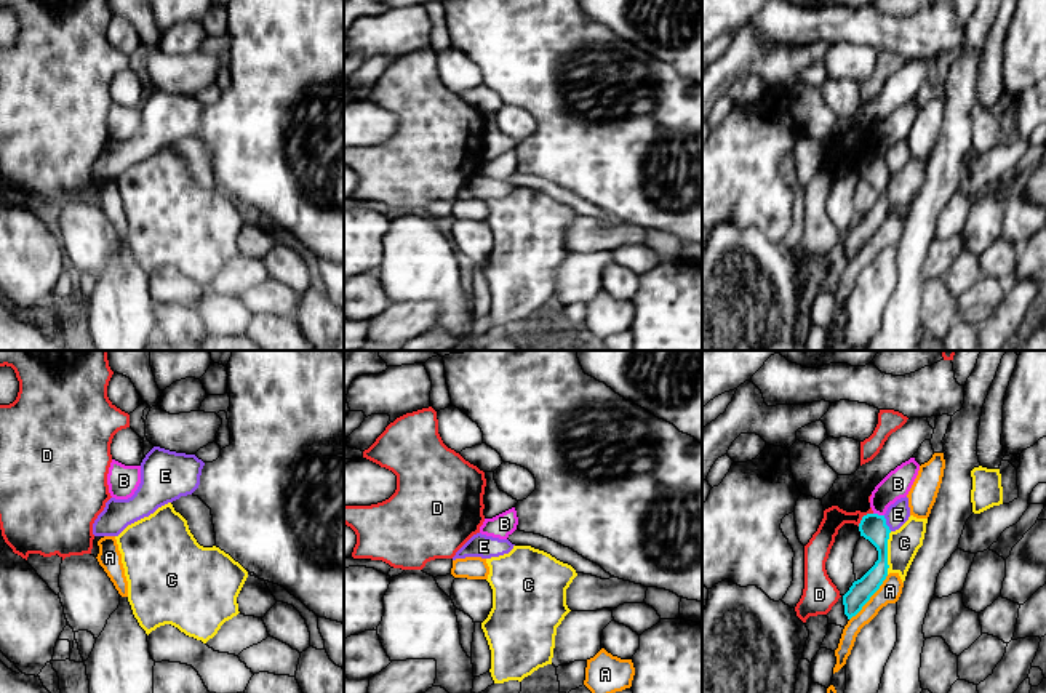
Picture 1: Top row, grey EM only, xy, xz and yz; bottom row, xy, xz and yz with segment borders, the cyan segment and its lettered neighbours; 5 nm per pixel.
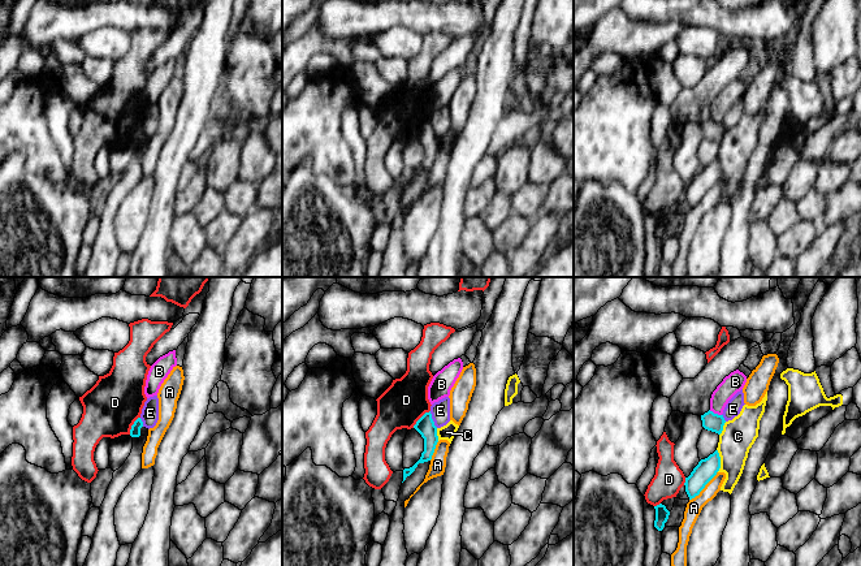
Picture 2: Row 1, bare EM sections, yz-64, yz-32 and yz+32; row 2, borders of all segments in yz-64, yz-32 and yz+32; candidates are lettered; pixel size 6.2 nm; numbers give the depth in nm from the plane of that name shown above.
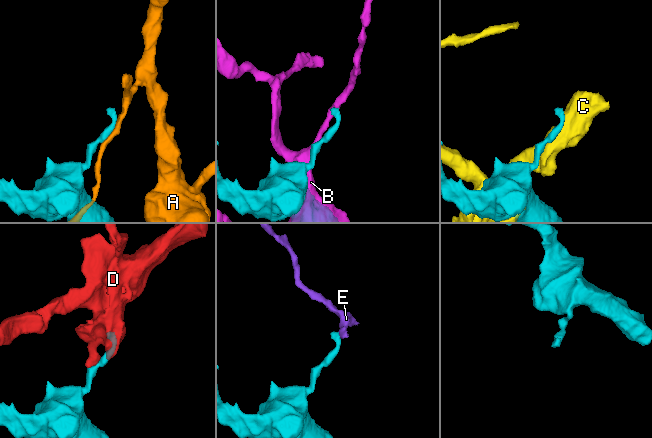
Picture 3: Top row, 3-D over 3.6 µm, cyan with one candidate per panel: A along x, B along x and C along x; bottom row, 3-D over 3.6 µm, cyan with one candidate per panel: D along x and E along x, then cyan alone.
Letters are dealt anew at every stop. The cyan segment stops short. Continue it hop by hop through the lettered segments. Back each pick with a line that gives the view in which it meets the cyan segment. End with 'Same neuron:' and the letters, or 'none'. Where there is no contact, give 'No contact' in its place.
Same neuron: none

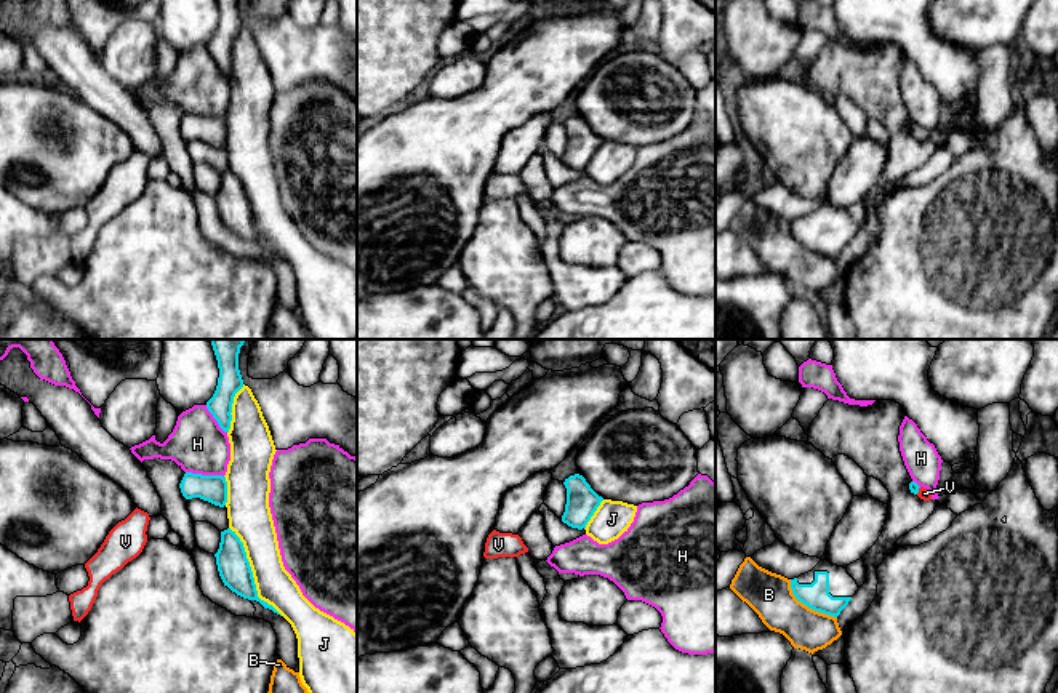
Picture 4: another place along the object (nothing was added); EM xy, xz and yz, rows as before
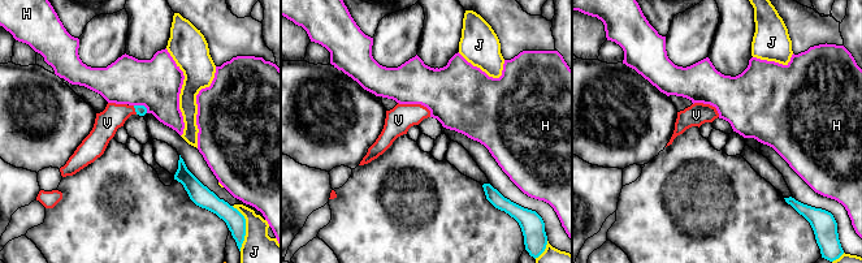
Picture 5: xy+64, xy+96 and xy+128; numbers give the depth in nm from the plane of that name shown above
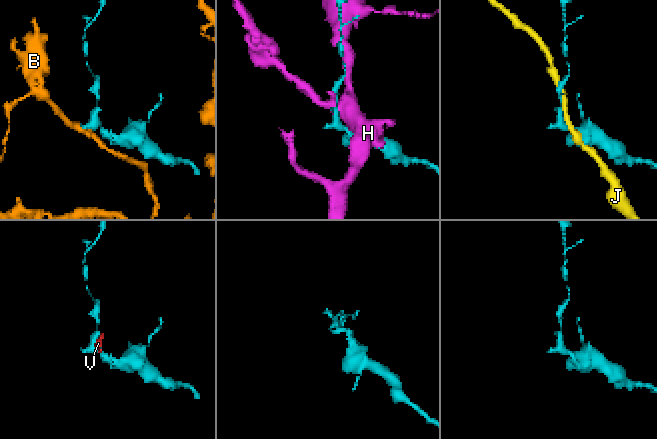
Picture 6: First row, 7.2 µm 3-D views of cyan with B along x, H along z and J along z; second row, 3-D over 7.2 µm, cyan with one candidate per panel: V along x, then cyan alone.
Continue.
V: Touches cyan in yz
Same neuron: V

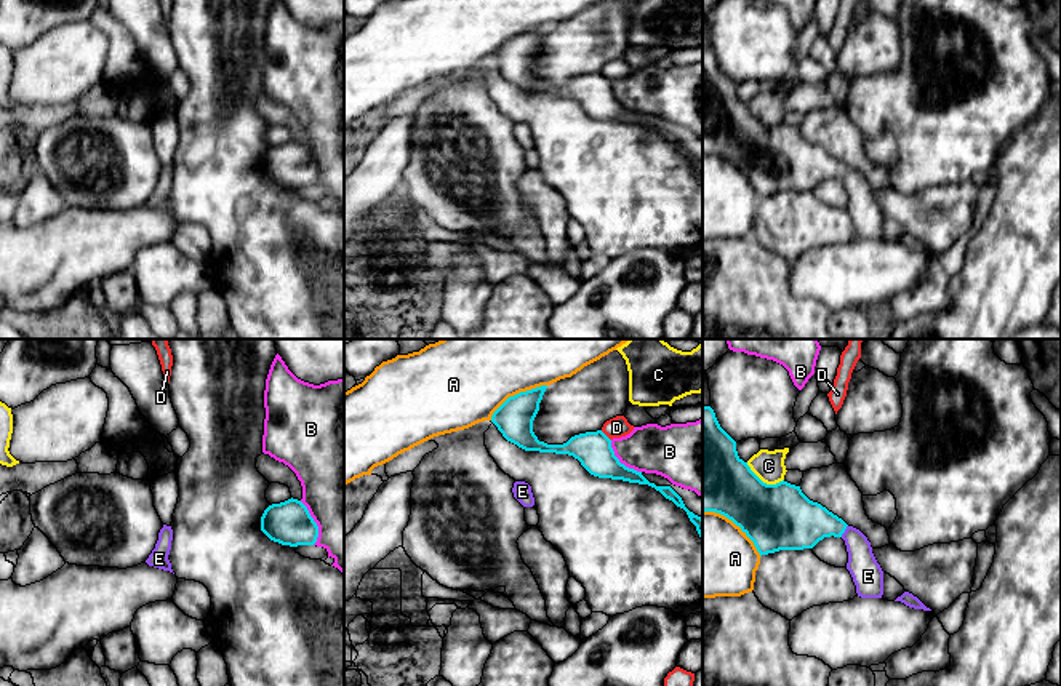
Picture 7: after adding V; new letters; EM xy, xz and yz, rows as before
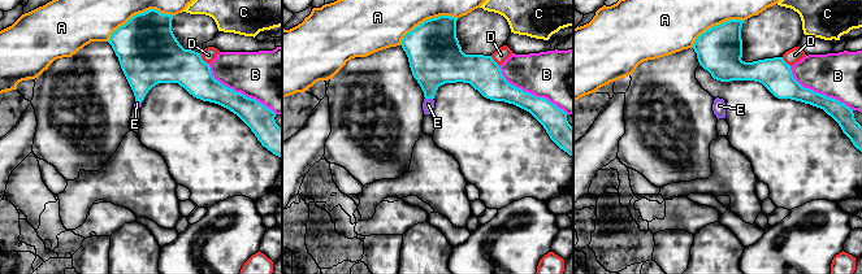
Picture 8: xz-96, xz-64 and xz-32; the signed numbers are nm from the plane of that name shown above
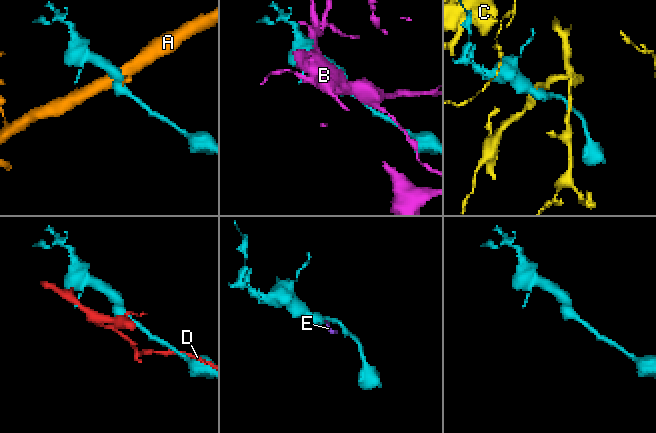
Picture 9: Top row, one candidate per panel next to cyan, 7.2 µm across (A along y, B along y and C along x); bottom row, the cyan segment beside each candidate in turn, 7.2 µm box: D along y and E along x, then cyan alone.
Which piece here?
E: Touches cyan in yz
Same neuron: E

